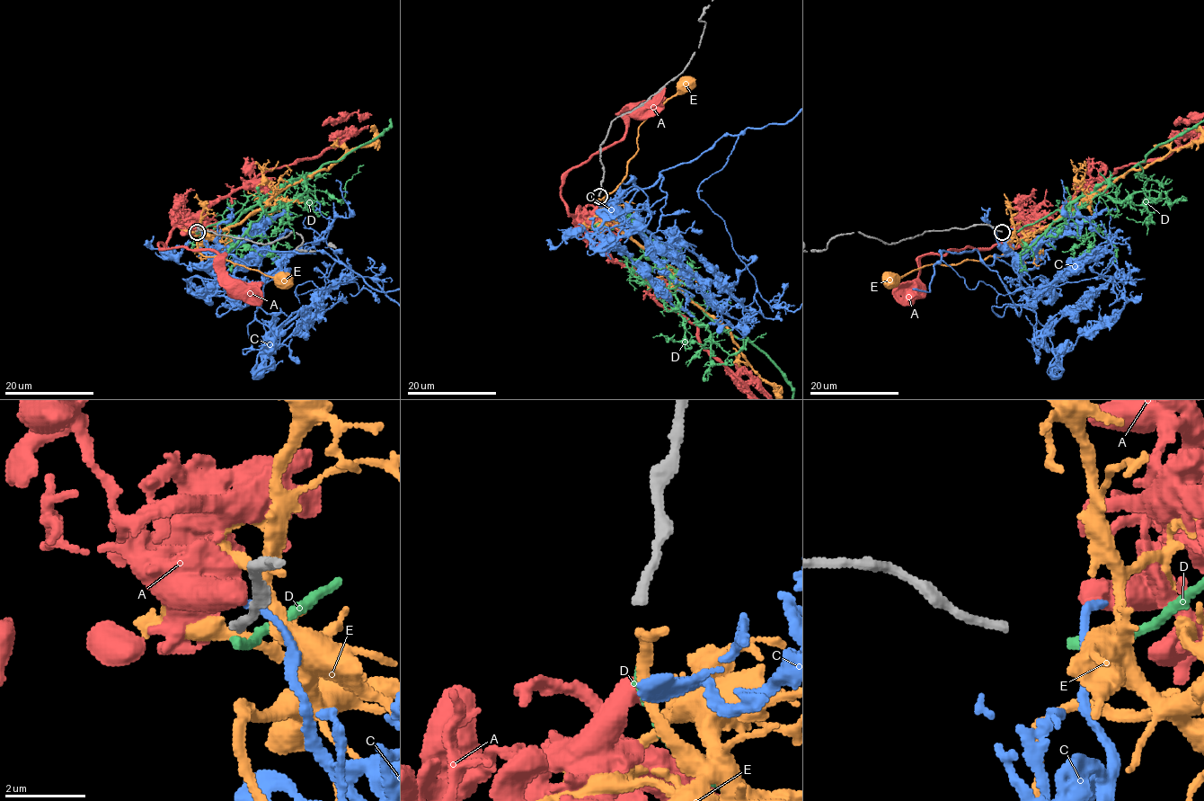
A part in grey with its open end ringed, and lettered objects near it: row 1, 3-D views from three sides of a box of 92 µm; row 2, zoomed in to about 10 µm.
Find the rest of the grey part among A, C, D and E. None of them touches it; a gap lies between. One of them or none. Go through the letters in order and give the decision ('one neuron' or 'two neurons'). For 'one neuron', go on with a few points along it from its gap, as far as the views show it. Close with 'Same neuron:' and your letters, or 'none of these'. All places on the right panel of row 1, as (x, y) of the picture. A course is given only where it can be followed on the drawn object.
A: two neurons
C: two neurons
D: one neuron
E: two neurons
Same neuron: D

